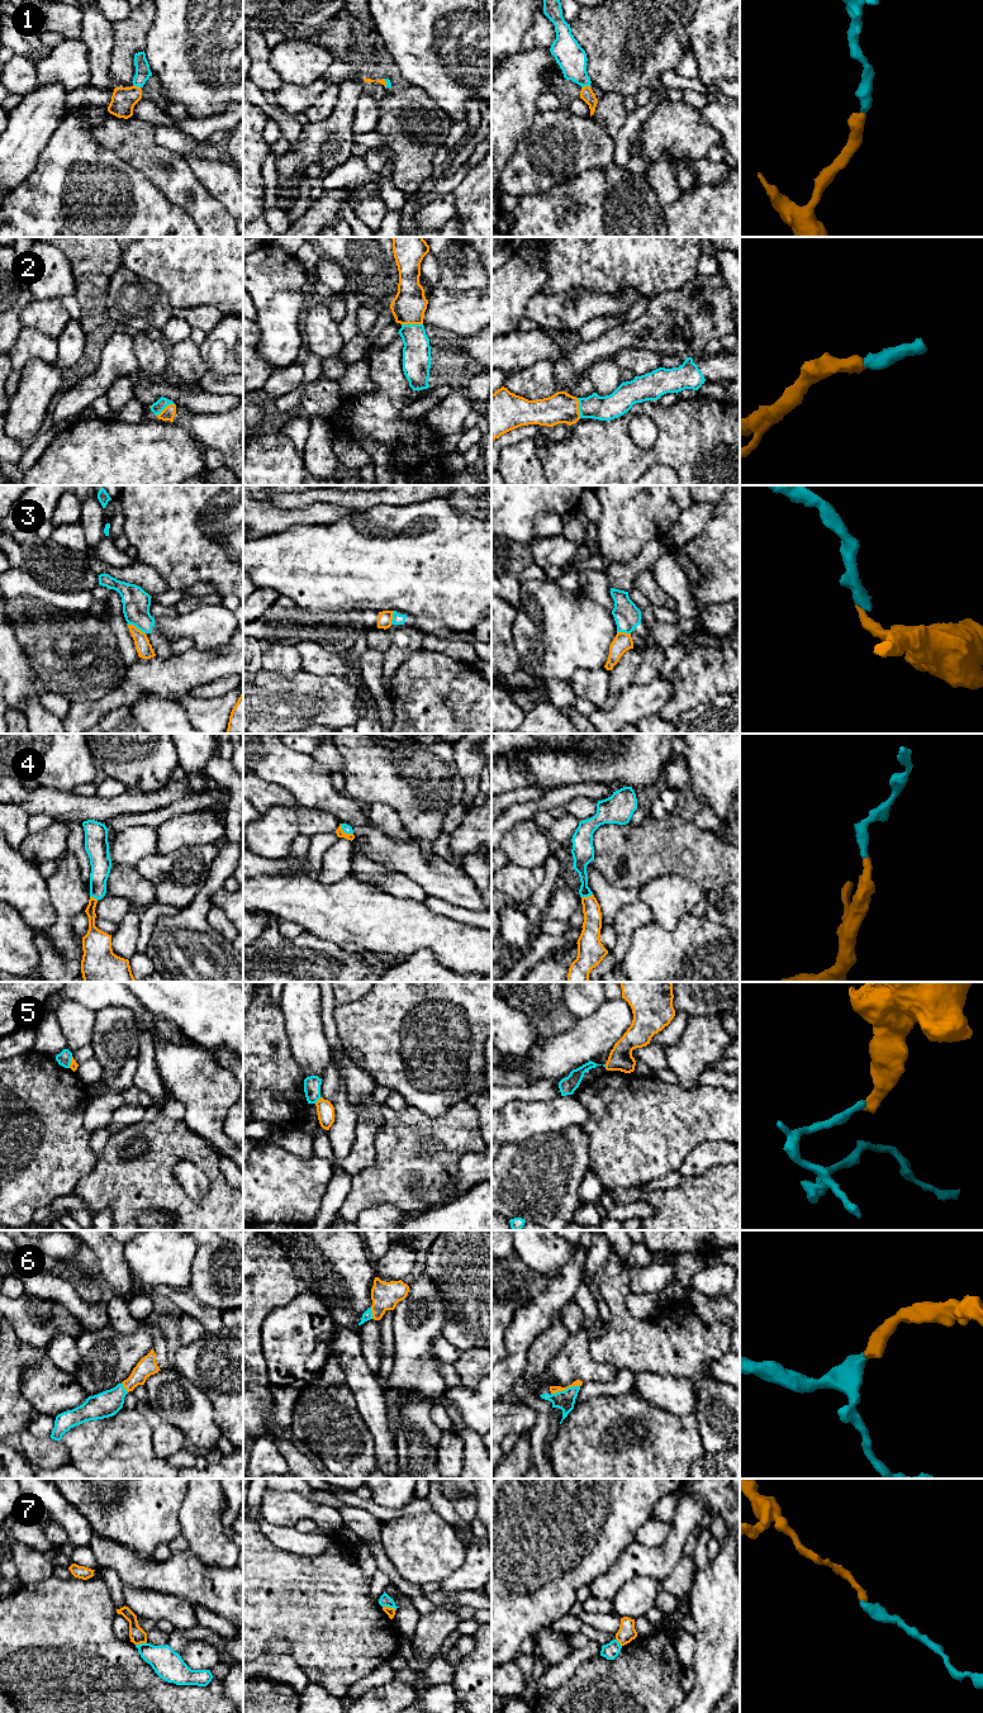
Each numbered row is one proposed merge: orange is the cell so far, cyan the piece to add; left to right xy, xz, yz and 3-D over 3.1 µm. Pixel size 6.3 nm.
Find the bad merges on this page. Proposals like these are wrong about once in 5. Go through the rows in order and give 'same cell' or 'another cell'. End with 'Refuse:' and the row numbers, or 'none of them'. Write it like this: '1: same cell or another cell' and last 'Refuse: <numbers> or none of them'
1: same cell
2: same cell
3: another cell
4: same cell
5: another cell
6: same cell
7: another cell
Refuse: 3, 5, 7

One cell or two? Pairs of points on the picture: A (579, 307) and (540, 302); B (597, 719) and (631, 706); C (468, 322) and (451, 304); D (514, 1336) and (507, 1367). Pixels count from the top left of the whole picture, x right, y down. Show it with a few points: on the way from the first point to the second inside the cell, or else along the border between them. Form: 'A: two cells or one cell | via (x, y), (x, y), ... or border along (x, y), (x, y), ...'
A: one cell | via (569, 309), (550, 309)
B: one cell | via (606, 719), (615, 719), (622, 713)
C: one cell | via (465, 318), (455, 308)
D: one cell | via (514, 1343), (514, 1360)

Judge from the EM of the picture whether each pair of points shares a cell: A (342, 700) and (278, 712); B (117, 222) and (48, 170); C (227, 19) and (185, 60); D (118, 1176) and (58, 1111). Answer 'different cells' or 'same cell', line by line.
A: same cell
B: same cell
C: same cell
D: different cells

